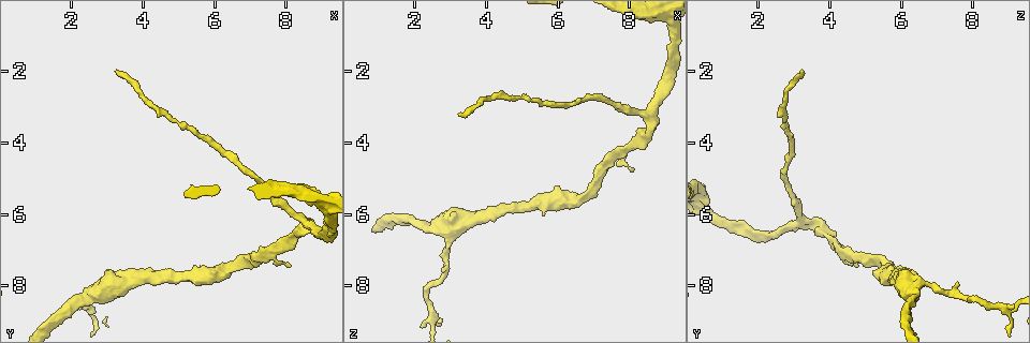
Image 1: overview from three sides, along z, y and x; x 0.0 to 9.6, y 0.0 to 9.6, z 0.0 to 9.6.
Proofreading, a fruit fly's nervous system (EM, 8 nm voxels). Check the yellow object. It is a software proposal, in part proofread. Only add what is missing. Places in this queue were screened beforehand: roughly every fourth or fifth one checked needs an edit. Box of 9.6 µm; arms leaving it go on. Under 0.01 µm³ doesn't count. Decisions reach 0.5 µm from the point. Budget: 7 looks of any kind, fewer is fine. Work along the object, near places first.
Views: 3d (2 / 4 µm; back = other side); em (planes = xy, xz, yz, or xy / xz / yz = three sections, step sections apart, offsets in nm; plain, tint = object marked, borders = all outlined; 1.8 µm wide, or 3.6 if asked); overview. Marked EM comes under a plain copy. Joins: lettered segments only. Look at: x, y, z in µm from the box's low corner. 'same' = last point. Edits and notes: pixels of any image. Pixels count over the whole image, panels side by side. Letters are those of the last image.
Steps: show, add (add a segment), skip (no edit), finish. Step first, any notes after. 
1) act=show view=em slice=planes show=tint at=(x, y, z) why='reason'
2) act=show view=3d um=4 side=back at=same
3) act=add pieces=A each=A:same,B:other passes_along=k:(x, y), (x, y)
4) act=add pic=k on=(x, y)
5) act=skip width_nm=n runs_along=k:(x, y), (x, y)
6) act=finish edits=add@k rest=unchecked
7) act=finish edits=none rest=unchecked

act=show view=3d um=4 side=back at=(3.20, 1.95, 3.20) why='thin end'

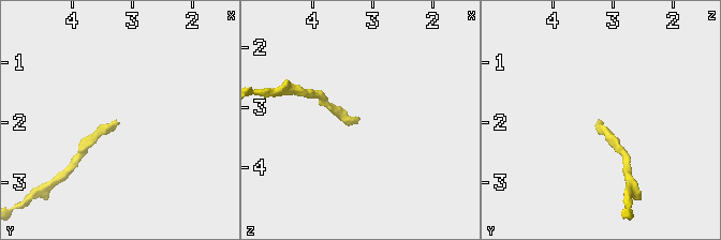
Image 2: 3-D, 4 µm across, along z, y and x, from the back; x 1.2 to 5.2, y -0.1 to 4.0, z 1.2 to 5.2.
act=show view=em slice=yz step=8 show=borders at=(3.20, 1.95, 3.25)

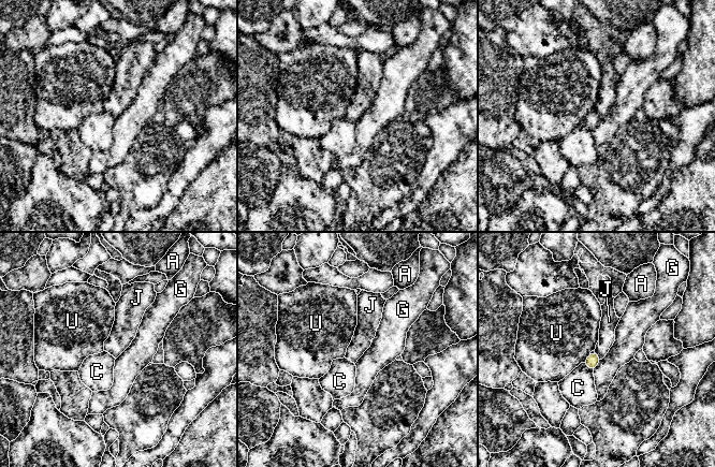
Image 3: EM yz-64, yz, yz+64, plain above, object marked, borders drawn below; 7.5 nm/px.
act=show view=em slice=planes show=borders at=same

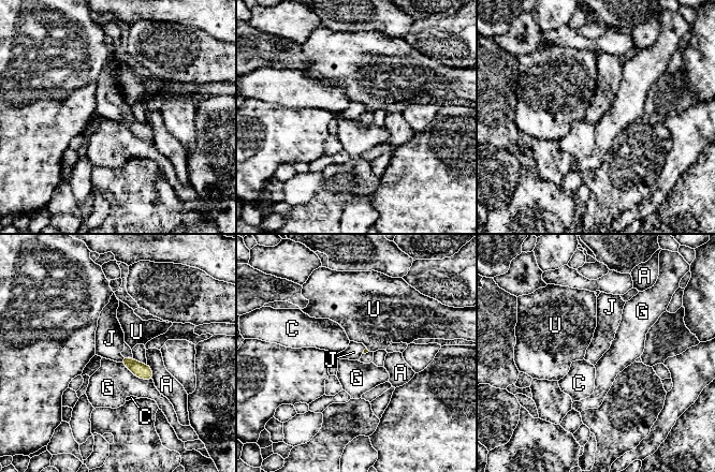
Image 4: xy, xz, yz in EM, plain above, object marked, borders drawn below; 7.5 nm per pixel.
act=add pieces=J each=A:other,C:other,G:other,J:same,U:other found='it goes on there'

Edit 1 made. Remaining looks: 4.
act=show view=3d um=2 at=(6.40, 7.65, 5.60)

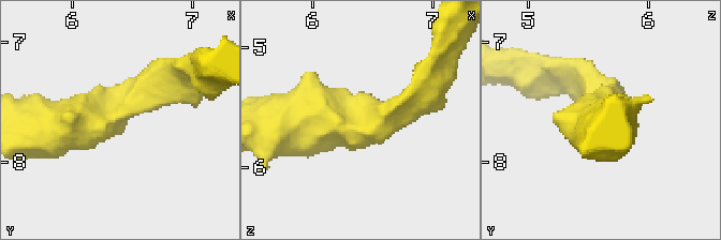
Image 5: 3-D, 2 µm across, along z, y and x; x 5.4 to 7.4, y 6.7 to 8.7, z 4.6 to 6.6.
act=show view=em slice=yz step=4 show=borders at=(6.36, 7.62, 5.62) arm_widths_nm=220,400 why='shape alone is not enough'

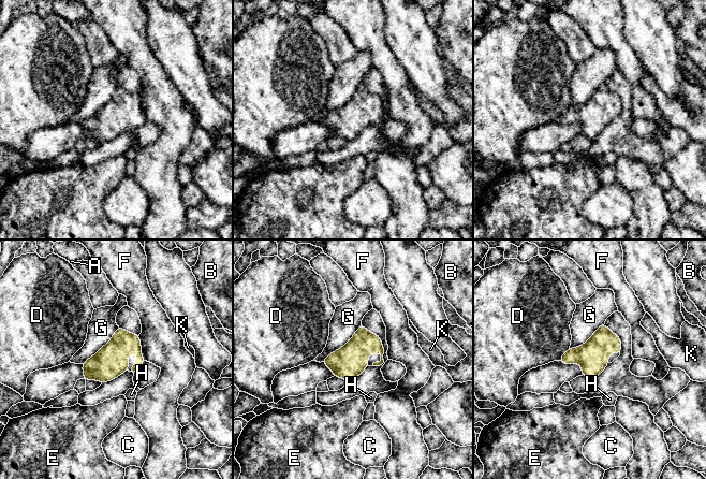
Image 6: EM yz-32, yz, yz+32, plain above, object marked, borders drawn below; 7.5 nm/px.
act=show view=em slice=xz step=4 show=borders at=same why='another direction'

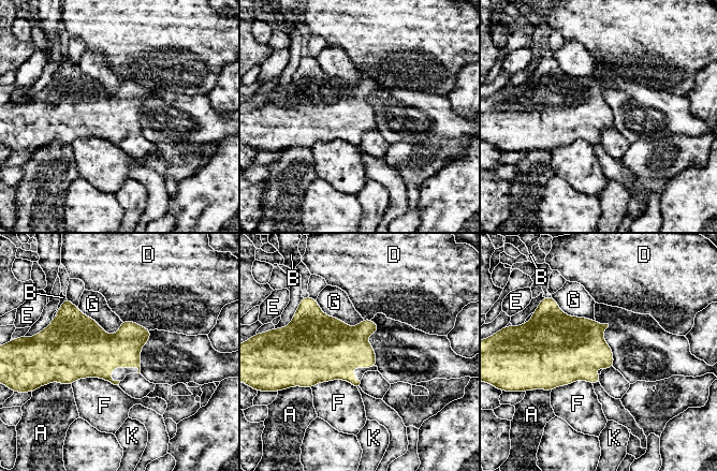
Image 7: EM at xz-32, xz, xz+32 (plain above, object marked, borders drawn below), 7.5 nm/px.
act=skip longest_contact=G:360nm each=A:other,B:other,D:other,E:other,F:other,G:other,K:other border=7:(77, 307), (107, 334), (121, 324) found='no lettered segment goes on from it'

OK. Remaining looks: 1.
act=finish edits=add@4 rest=unchecked

